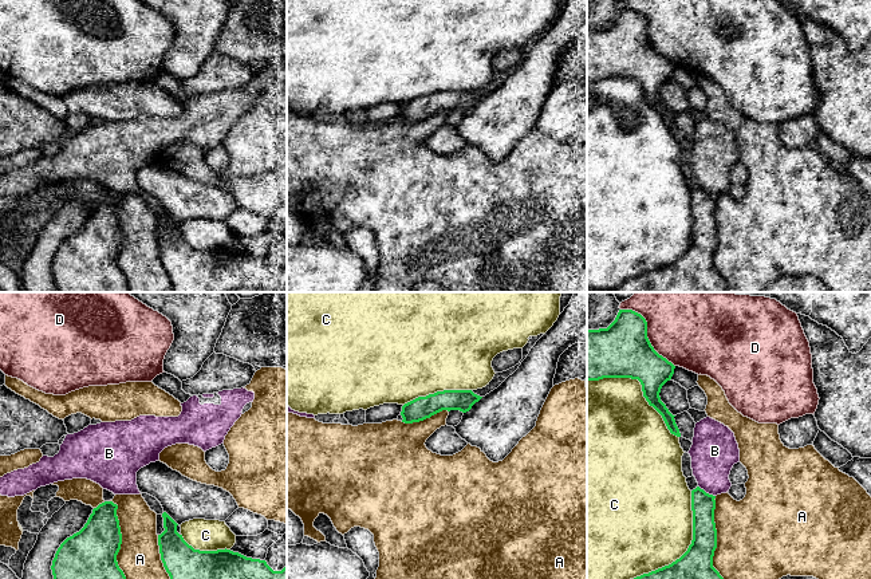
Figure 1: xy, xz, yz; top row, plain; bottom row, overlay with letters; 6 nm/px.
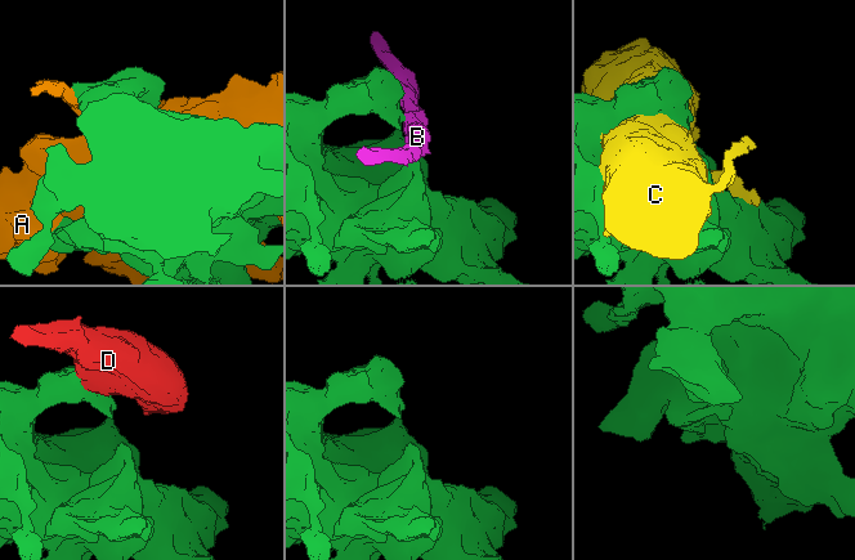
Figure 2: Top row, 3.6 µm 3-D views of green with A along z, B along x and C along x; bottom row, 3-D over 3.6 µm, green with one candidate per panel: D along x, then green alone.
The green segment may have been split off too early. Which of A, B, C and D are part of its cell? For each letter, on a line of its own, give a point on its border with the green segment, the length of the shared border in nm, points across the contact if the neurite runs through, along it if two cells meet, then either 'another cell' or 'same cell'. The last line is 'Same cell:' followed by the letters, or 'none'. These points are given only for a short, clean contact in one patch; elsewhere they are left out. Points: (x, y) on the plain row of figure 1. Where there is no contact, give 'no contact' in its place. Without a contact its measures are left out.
A: meets green in yz at (716, 244); contact 600 nm long; another cell
B: meets green in yz at (705, 192); contact 120 nm long; another cell
C: meets green in yz at (680, 258); contact 800 nm long; another cell
D: meets green in yz at (646, 32); contact 480 nm long; another cell
Same cell: none

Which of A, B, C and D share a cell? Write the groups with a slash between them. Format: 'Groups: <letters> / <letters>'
Groups: A / B / C / D

